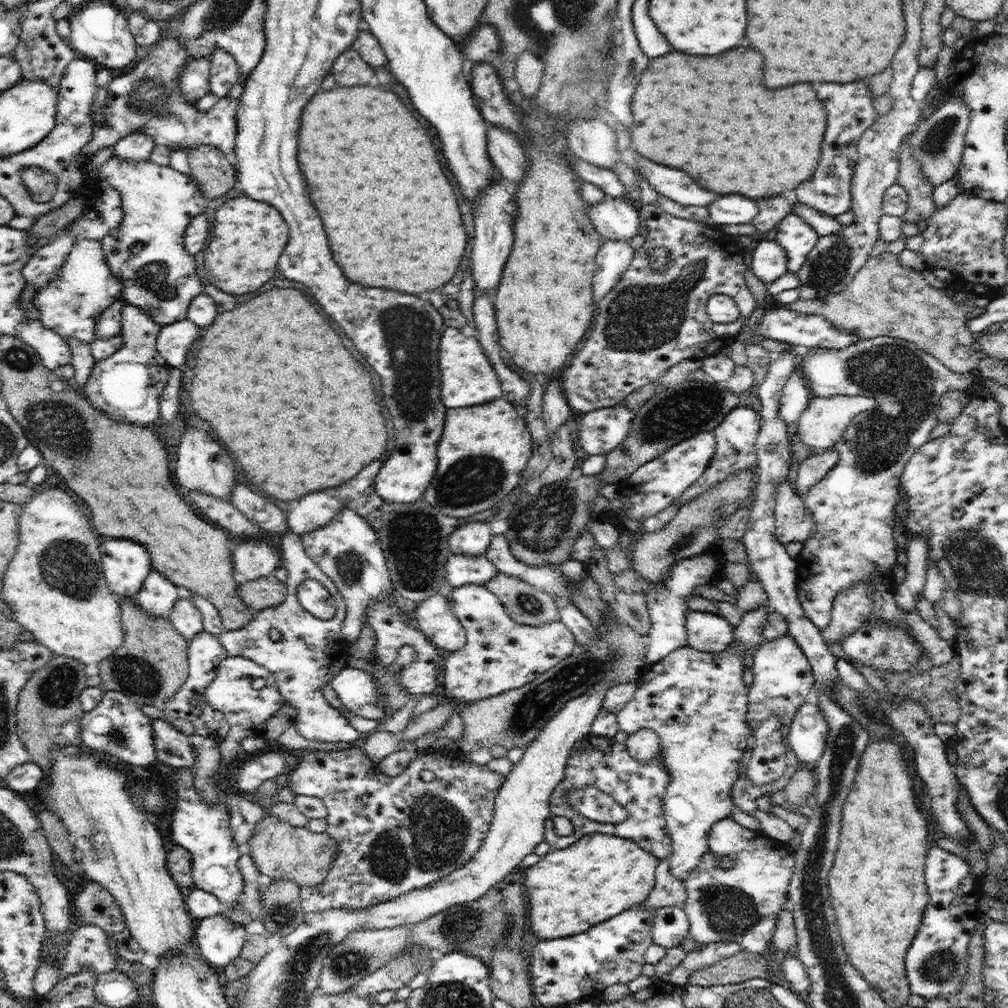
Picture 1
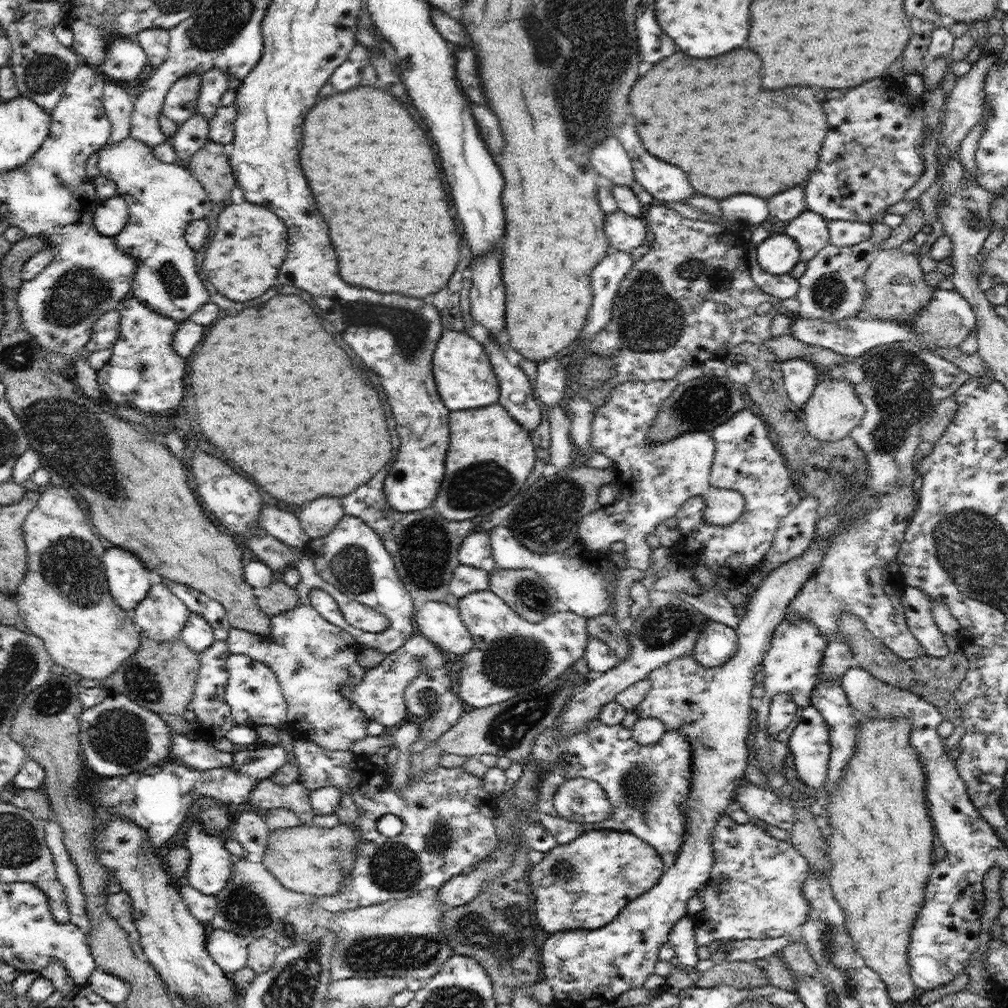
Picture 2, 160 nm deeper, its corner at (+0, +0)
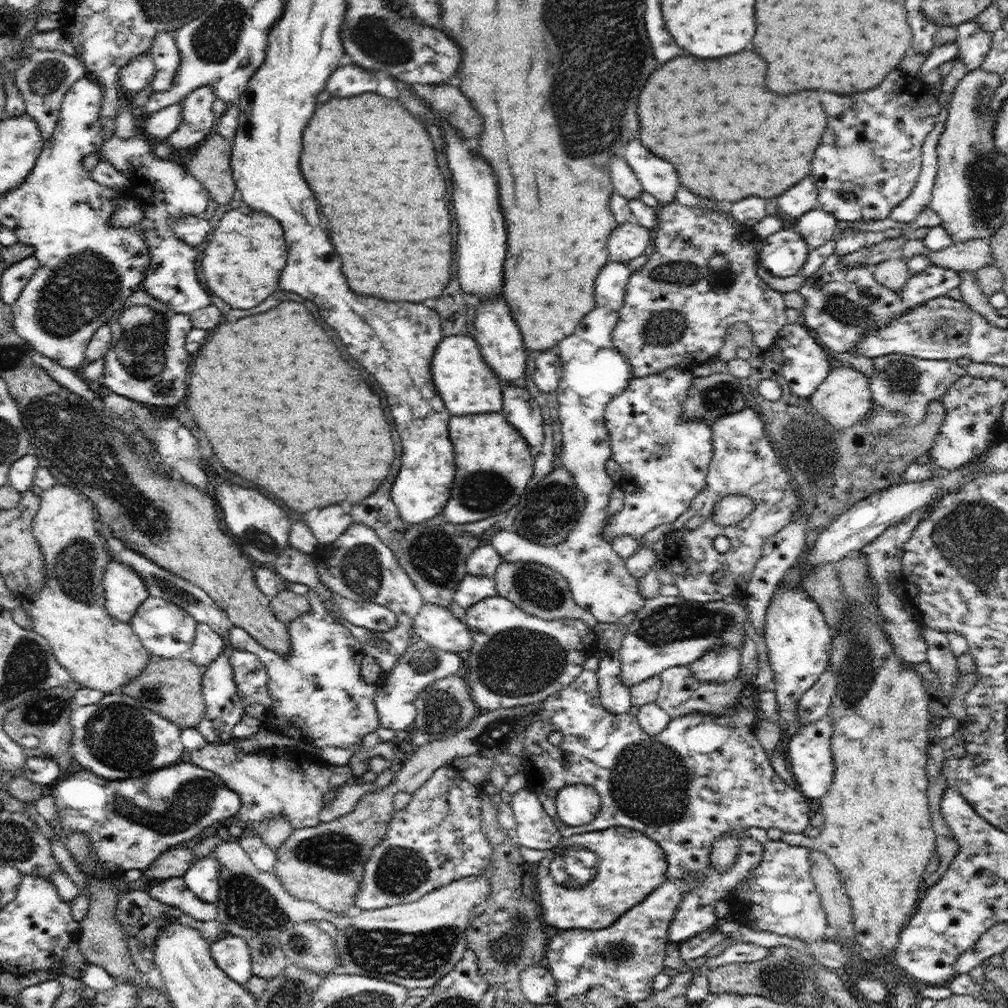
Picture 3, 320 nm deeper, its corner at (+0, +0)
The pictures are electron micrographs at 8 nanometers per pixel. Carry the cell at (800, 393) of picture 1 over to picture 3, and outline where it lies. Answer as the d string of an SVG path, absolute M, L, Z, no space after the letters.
M801 321L786 323L777 334L775 344L780 347L784 362L782 376L790 387L790 390L798 396L809 397L824 382L833 365L832 358L828 356L828 350L818 341L808 327Z

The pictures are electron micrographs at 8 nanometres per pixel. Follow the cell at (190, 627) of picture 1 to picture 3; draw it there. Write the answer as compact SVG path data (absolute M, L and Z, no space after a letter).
M198 622L194 643L189 648L187 656L194 664L206 669L210 662L218 658L218 655L224 651L226 643L226 639L211 626Z

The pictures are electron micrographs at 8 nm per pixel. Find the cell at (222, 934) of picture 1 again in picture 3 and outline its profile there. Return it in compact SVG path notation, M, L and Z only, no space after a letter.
M224 934L218 942L209 945L216 964L234 982L244 986L252 978L252 961L249 944L242 937Z

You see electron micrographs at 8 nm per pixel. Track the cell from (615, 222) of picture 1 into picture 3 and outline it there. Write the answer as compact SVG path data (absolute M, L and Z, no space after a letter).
M637 222L617 225L608 238L610 261L629 263L642 256L650 241L652 241L652 230Z

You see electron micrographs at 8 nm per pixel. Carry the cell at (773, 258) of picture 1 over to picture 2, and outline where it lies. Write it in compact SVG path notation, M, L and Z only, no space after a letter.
M785 233L770 235L752 254L766 272L775 275L789 274L801 260L797 242Z

